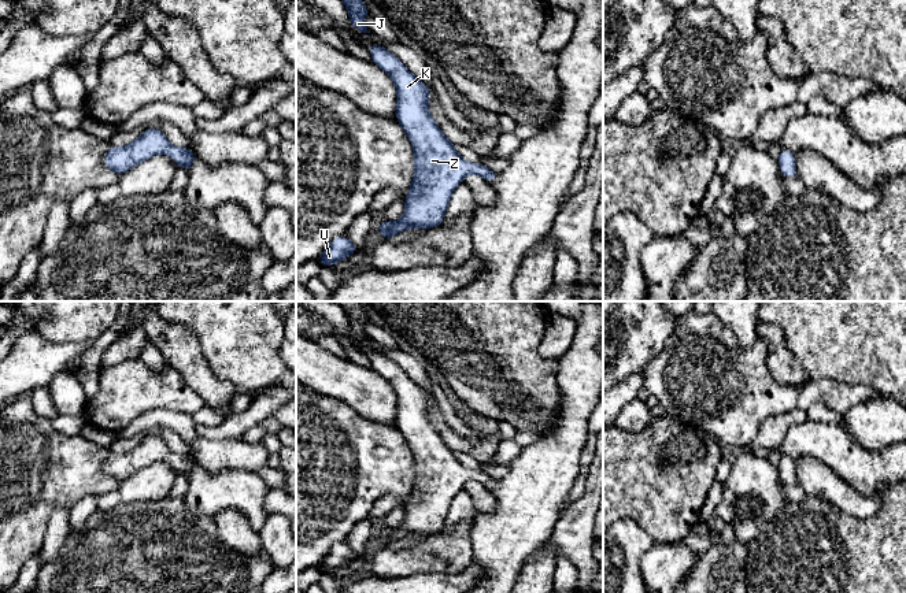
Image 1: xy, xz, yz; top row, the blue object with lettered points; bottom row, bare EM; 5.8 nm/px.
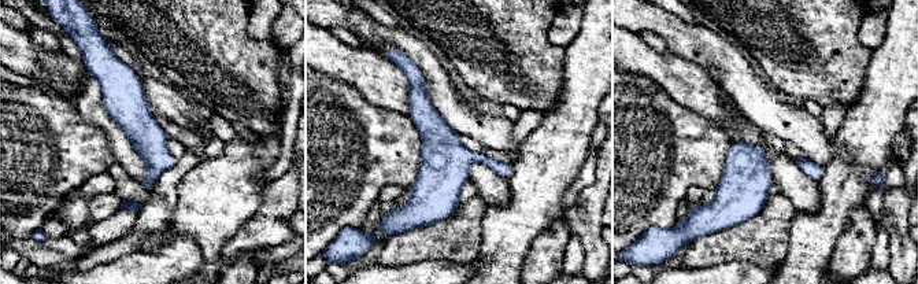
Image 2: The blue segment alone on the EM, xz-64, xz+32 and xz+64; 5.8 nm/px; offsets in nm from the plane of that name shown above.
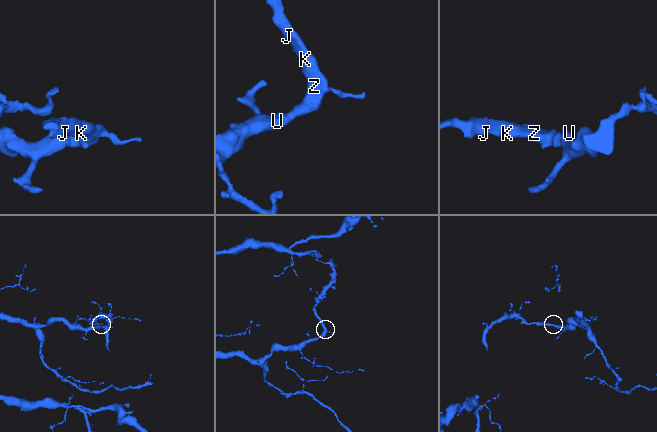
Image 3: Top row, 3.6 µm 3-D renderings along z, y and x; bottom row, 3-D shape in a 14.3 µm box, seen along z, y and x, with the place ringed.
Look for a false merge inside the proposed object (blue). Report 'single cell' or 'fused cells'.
single cell

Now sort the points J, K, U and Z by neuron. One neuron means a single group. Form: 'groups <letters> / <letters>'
groups J K U Z

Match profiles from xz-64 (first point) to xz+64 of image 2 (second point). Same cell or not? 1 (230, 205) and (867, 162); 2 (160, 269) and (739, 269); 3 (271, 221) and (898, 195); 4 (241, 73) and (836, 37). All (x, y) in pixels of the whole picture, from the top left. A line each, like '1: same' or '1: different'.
1: same
2: same
3: same
4: same

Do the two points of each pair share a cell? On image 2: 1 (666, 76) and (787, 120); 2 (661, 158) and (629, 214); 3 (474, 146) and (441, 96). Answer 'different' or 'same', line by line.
1: different
2: same
3: different

